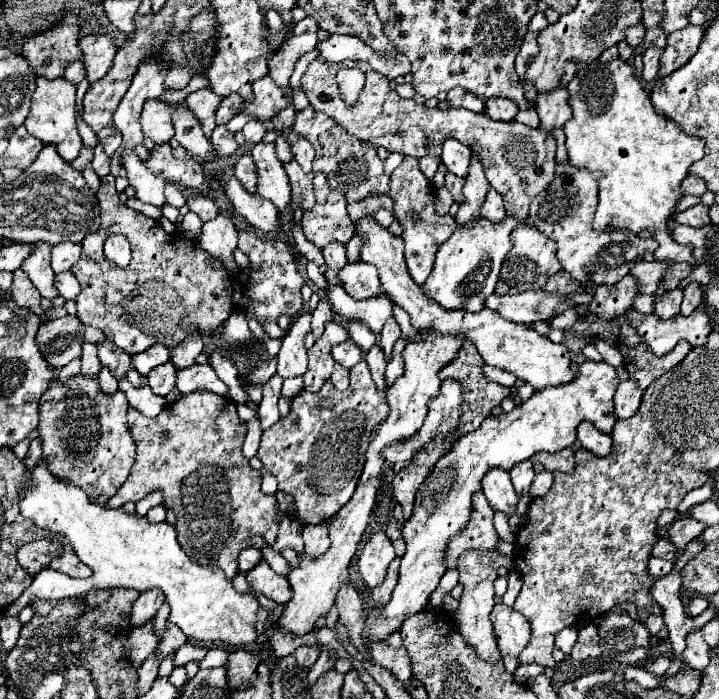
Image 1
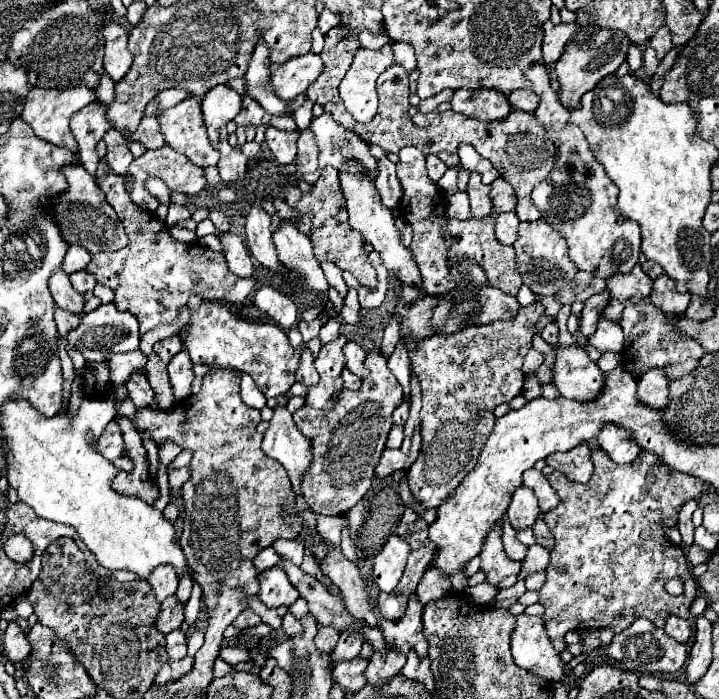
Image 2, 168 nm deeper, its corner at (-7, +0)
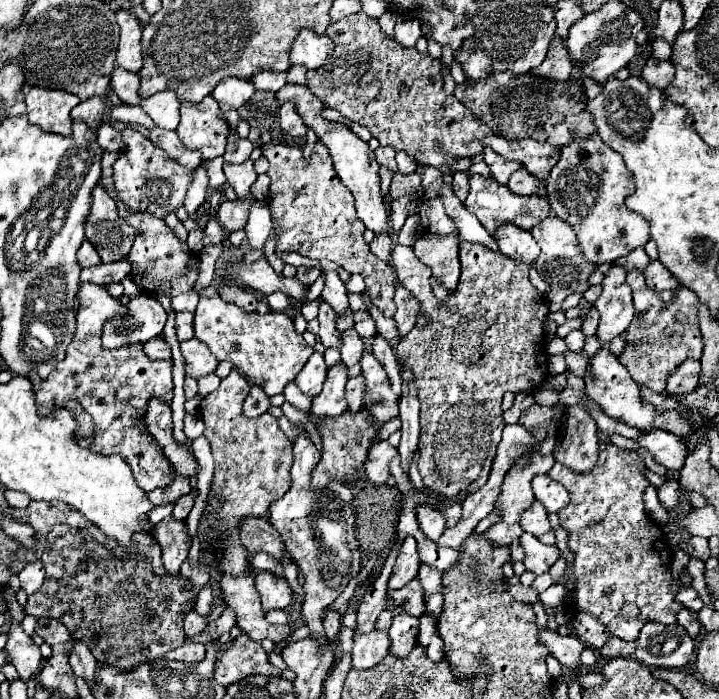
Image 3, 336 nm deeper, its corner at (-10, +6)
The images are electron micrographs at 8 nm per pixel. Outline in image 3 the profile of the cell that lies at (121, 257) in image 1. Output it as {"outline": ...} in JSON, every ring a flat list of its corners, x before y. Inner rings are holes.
{"outline":[[98,185,92,193,92,209,86,219,86,239,96,247,102,263,122,261,132,247,136,231,118,215,114,199]]}

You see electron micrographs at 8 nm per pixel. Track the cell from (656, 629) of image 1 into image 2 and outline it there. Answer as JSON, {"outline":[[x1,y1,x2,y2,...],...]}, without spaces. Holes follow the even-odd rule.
{"outline":[[669,617,667,621,665,621,665,627,663,627,673,639,677,639,677,641,681,641,681,643,685,643,687,639,689,639,689,635,691,635,691,627,689,627,689,623,687,621,683,621,683,619,679,619,679,617]]}

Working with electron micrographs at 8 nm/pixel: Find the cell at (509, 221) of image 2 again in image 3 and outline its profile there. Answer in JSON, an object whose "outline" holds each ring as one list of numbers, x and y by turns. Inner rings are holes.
{"outline":[[502,225,502,229,498,229,496,241,500,243,500,251,504,255,510,255,512,259,524,261,528,265,534,265,536,257,540,255,540,245,532,237,532,233,514,229,514,225]]}

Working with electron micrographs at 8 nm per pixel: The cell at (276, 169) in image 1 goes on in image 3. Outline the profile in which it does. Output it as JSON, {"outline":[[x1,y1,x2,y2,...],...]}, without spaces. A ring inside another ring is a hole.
{"outline":[[286,101,282,105,282,109,280,109,280,127,282,127,282,131,286,135,290,135,298,143,300,143,300,139,304,139,304,135,308,131,308,127,302,121,302,117,296,113,294,103,290,103,290,101]]}

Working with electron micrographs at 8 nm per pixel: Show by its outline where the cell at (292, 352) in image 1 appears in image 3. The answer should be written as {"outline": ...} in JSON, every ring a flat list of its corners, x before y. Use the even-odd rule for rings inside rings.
{"outline":[[312,353,312,357,308,359,308,363,304,365,304,369,298,373,296,383,298,387,310,395,316,397,322,391,326,379,326,365,324,365,324,357,320,353]]}

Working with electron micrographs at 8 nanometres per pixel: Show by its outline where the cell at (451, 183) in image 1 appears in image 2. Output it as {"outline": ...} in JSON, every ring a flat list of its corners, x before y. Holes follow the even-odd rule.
{"outline":[[471,173,467,183,467,195,471,201,471,213,473,217,483,217,491,213,491,199,489,199,489,185,481,183,479,173]]}

